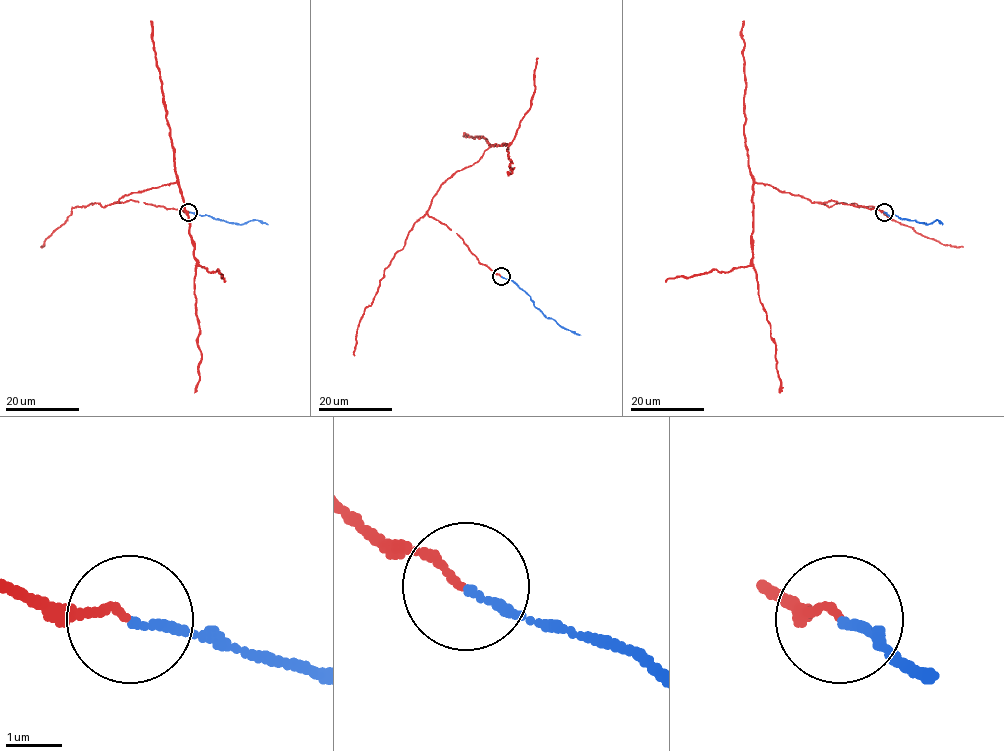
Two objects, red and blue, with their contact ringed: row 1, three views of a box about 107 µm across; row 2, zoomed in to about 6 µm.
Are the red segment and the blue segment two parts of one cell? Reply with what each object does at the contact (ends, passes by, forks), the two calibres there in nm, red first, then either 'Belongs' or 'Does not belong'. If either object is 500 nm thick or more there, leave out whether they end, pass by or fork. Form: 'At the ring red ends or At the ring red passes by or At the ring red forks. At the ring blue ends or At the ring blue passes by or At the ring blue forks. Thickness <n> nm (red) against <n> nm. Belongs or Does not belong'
At the ring red ends. At the ring blue ends. Thickness 120 nm (red) against 130 nm. Belongs

